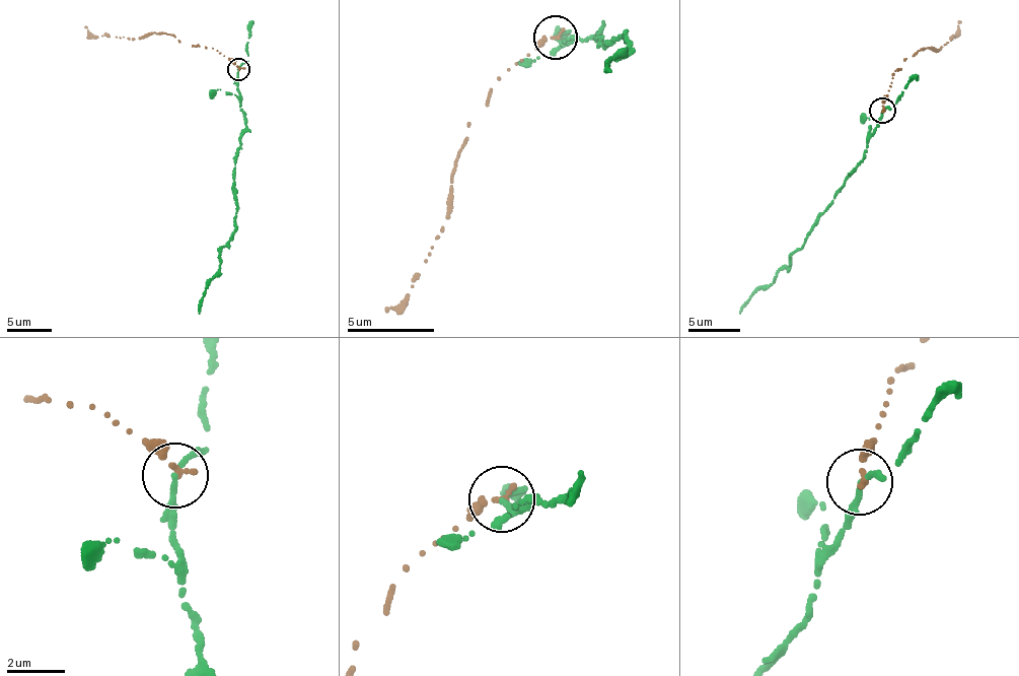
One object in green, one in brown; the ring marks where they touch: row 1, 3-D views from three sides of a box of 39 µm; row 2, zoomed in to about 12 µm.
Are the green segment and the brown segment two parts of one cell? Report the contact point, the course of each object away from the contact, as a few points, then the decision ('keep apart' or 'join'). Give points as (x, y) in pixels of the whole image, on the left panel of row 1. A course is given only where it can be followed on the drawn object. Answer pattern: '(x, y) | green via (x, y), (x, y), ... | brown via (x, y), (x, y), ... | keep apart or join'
(238, 69) | green via (237, 69), (236, 84), (246, 119), (234, 163), (235, 233), (221, 247), (218, 272), (205, 289), (199, 313) | brown via (239, 68), (205, 47), (179, 42), (162, 31), (151, 31), (139, 39), (96, 37), (85, 26) | keep apart

